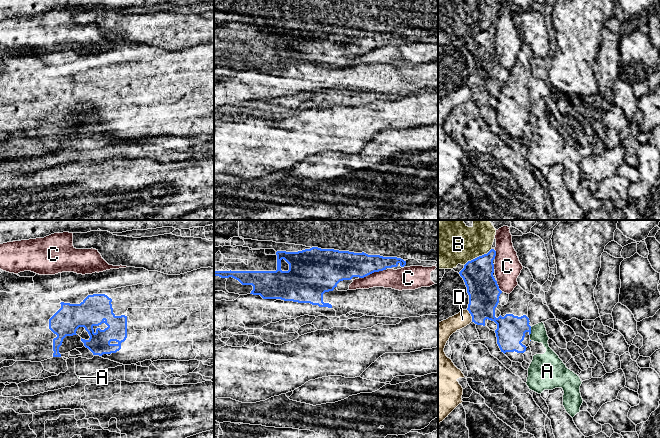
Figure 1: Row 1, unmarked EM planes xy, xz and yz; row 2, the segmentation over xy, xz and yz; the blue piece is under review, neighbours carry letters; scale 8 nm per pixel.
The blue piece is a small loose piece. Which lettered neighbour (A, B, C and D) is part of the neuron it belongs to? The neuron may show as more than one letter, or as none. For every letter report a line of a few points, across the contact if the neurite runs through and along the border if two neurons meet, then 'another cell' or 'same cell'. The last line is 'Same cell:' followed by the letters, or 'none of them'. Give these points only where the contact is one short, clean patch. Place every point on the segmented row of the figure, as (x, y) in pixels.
A: line yz (531, 327), (529, 334); another cell
B: another cell
C: another cell
D: line yz (467, 309), (472, 321); another cell
Same cell: none of them

